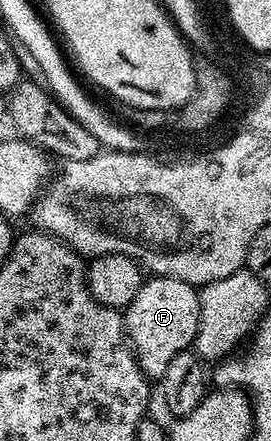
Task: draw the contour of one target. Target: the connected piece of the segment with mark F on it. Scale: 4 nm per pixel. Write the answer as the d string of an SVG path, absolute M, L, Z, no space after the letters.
M153 276L142 281L139 292L124 307L123 331L137 367L146 379L160 380L174 355L196 339L198 297L198 287L190 282Z

